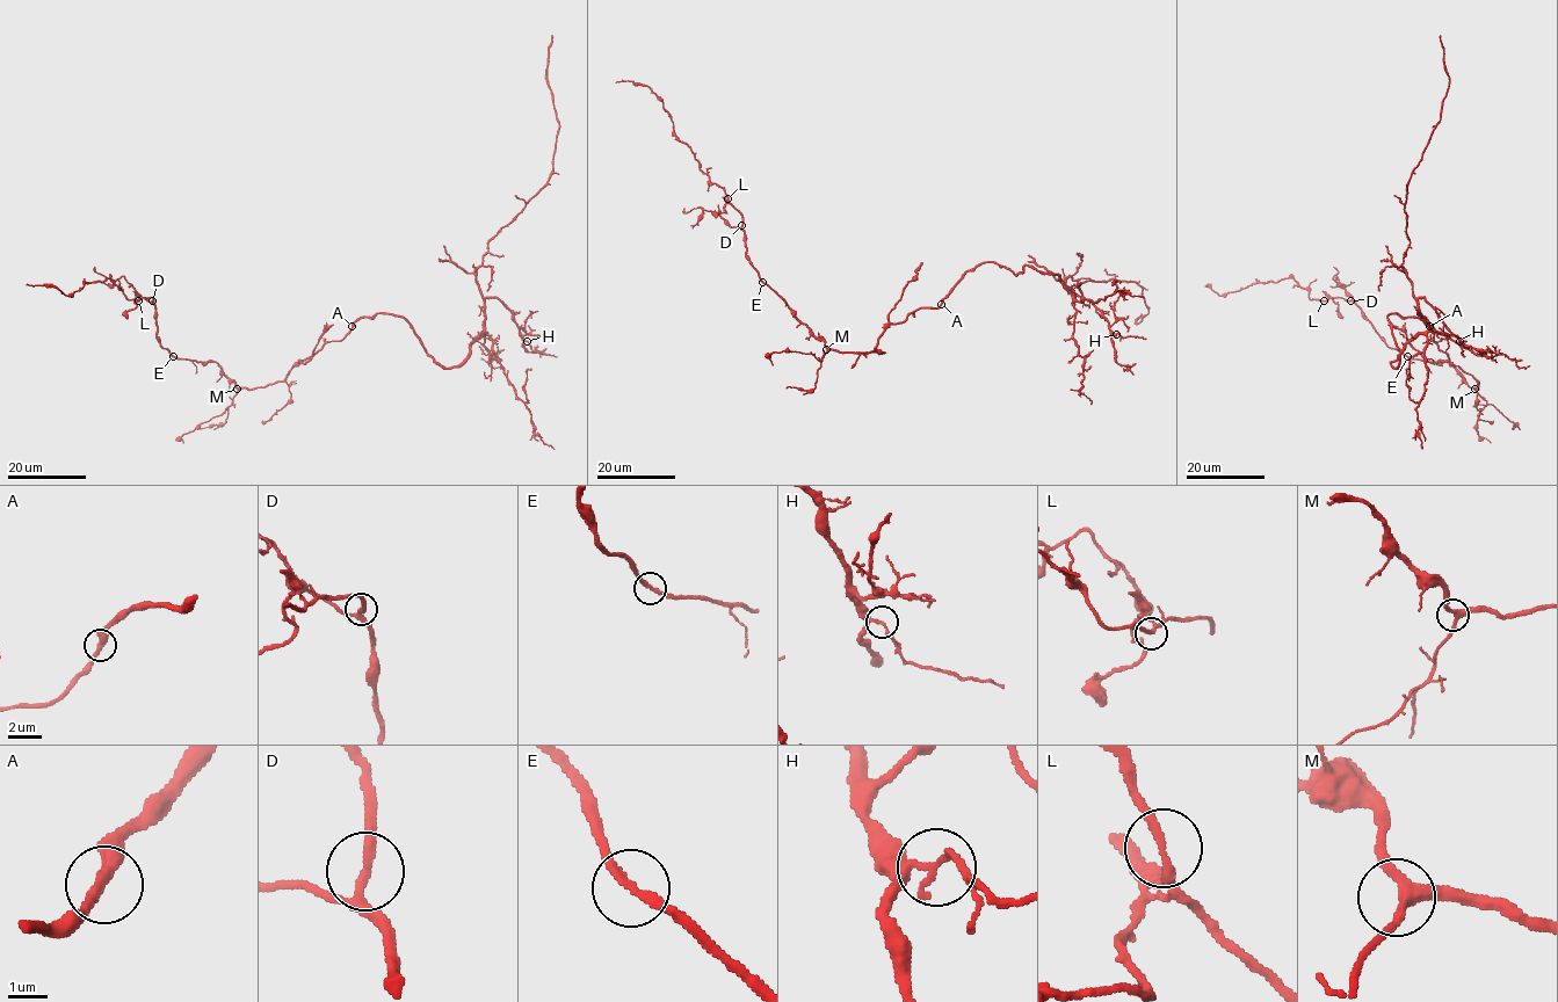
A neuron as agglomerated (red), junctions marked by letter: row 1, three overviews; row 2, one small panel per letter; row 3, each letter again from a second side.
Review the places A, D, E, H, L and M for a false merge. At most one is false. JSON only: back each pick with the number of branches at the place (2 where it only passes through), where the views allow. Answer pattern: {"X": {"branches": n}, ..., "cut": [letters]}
{"cut": []}

